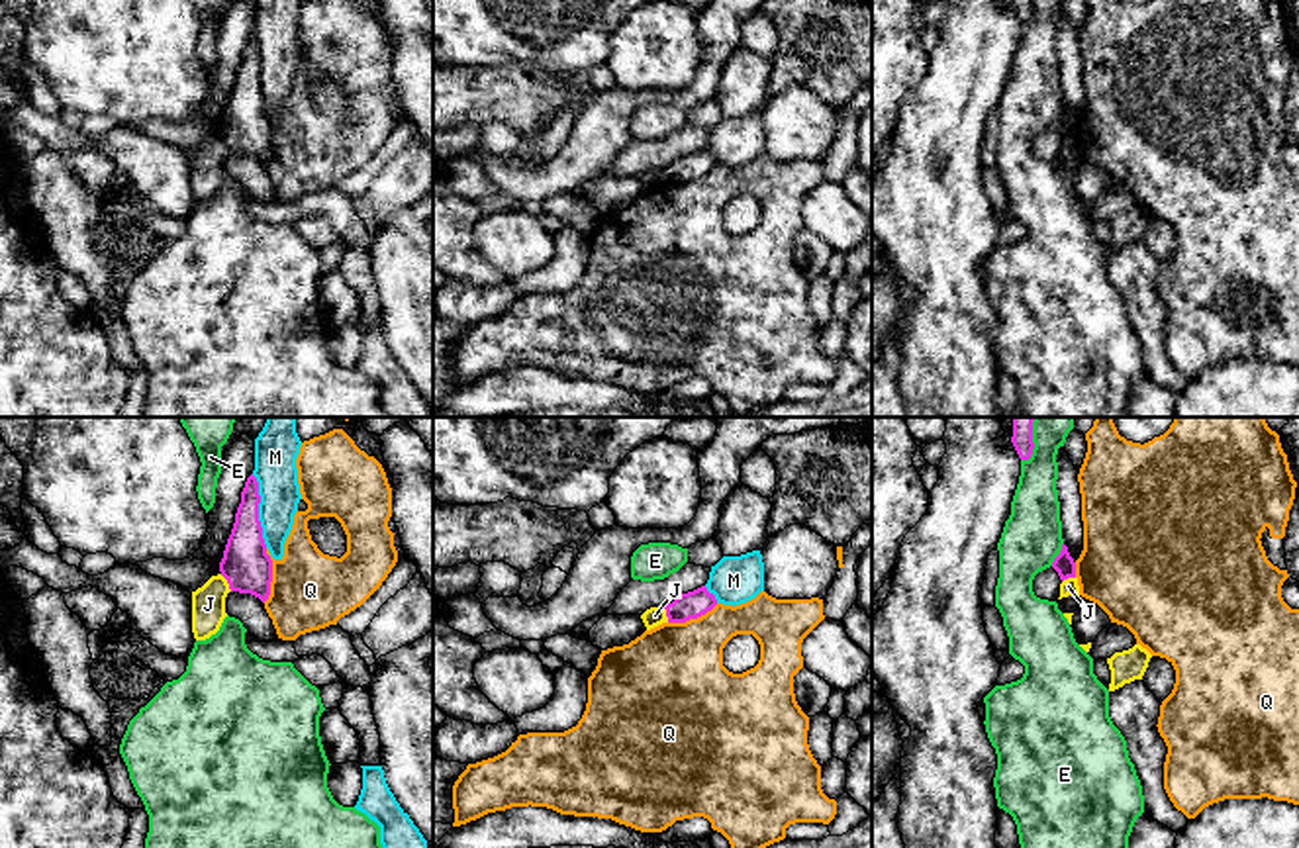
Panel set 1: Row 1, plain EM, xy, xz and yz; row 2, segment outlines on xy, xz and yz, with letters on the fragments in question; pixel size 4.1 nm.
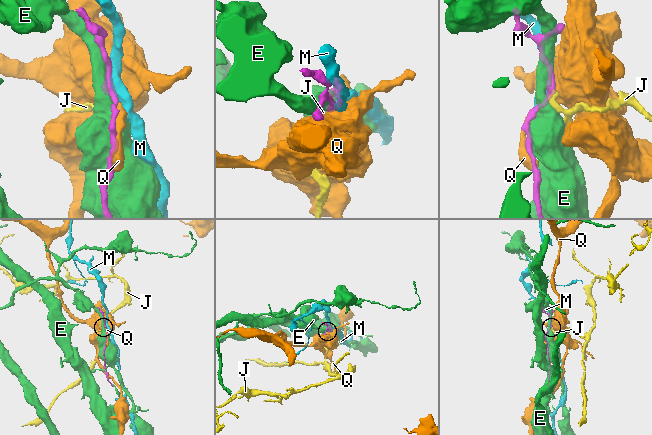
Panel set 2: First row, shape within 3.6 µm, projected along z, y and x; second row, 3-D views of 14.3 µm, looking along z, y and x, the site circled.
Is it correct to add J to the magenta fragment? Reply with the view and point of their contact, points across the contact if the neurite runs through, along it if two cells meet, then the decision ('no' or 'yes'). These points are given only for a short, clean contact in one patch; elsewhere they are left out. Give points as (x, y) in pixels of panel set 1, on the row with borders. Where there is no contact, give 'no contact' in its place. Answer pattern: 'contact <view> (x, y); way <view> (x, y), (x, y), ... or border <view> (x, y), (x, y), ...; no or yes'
contact xy (228, 582); border xy (220, 574), (232, 590); no

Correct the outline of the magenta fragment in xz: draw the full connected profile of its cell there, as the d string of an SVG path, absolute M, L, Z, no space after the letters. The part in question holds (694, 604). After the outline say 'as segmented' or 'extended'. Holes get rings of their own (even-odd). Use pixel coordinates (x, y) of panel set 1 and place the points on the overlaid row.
M705 586L678 595L672 603L668 603L666 617L668 623L686 623L690 619L698 619L711 611L717 605L717 599L713 593L707 591Z; as segmented

